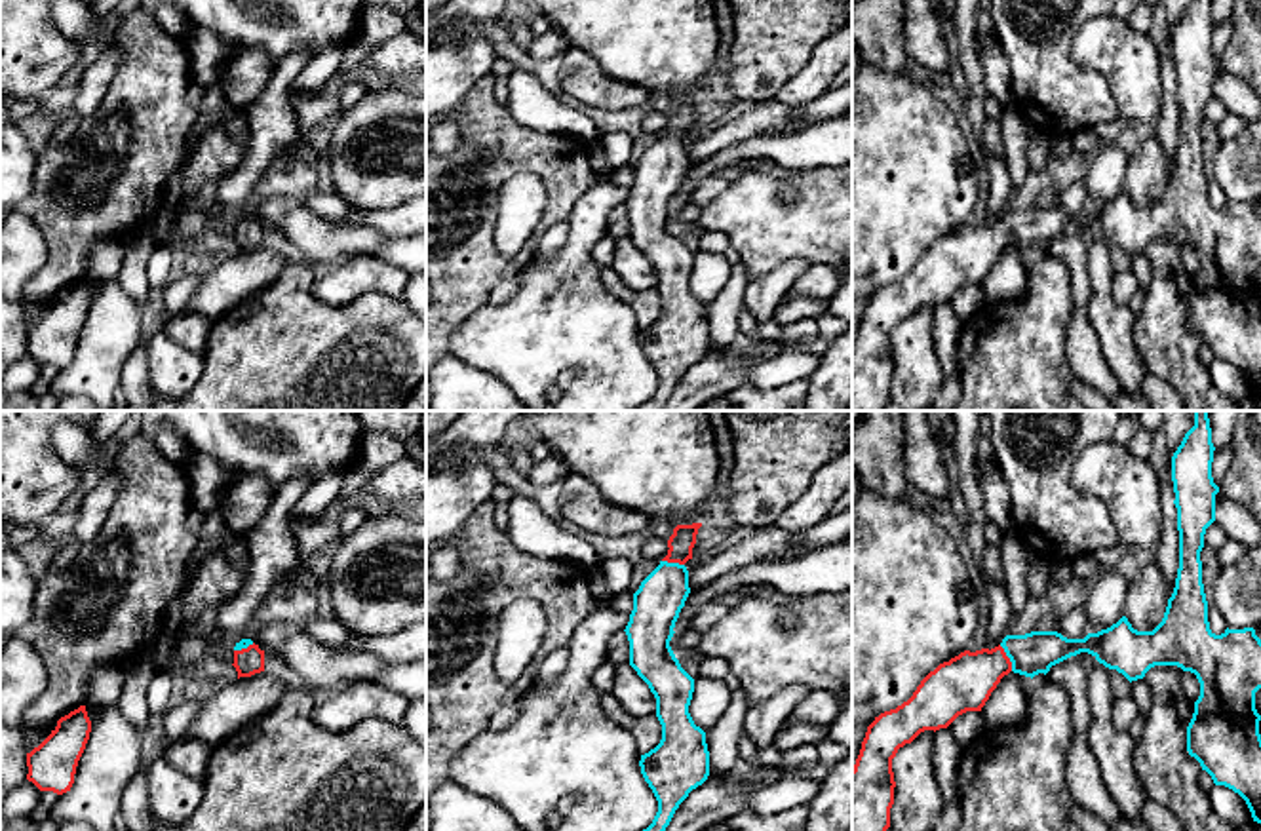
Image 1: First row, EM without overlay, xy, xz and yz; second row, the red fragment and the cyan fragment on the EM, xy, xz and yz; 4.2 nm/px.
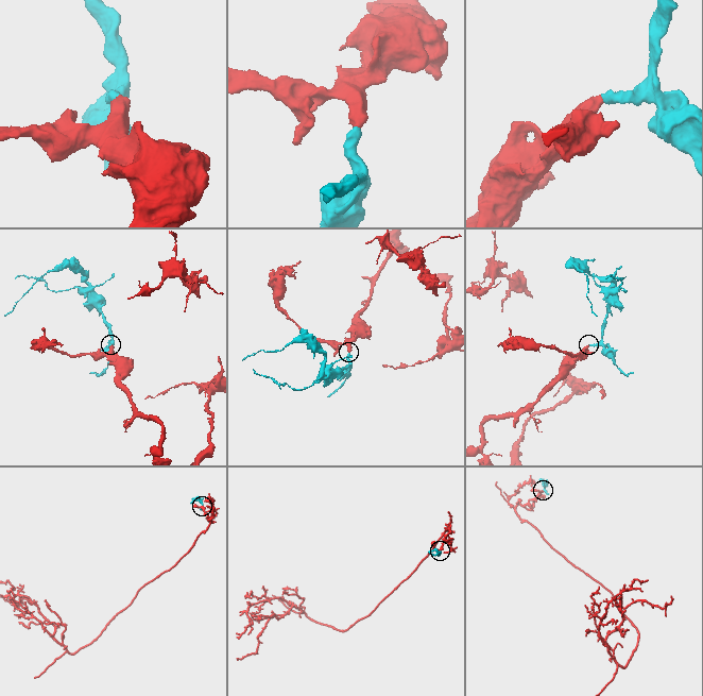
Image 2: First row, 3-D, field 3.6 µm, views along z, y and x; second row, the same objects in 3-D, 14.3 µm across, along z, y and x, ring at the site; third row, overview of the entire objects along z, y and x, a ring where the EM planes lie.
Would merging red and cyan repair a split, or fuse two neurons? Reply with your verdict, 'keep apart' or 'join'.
join

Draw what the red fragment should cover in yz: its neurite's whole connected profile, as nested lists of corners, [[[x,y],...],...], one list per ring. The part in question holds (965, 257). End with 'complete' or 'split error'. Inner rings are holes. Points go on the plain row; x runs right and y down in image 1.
[[[1193,0],[1172,30],[1172,55],[1177,82],[1179,143],[1175,162],[1168,173],[1162,196],[1153,205],[1137,205],[1126,190],[1084,213],[1067,213],[1057,205],[1031,205],[1006,209],[995,222],[964,224],[930,245],[913,270],[896,283],[884,285],[867,300],[860,329],[852,342],[852,411],[883,411],[890,401],[894,378],[892,333],[924,304],[947,302],[966,285],[981,285],[1000,253],[1010,245],[1035,251],[1052,240],[1077,230],[1092,228],[1099,238],[1116,243],[1130,257],[1143,253],[1154,240],[1177,240],[1196,249],[1200,270],[1187,300],[1187,325],[1206,344],[1215,359],[1238,367],[1253,396],[1261,397],[1261,289],[1255,283],[1255,266],[1261,262],[1261,213],[1253,202],[1225,203],[1215,209],[1208,196],[1208,175],[1202,158],[1200,126],[1206,103],[1215,95],[1215,68],[1212,51],[1213,17],[1210,0]]]; split error

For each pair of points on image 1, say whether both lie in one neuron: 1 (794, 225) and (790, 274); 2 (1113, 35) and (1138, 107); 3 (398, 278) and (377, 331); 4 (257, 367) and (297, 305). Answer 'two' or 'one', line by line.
1: two
2: one
3: two
4: one

